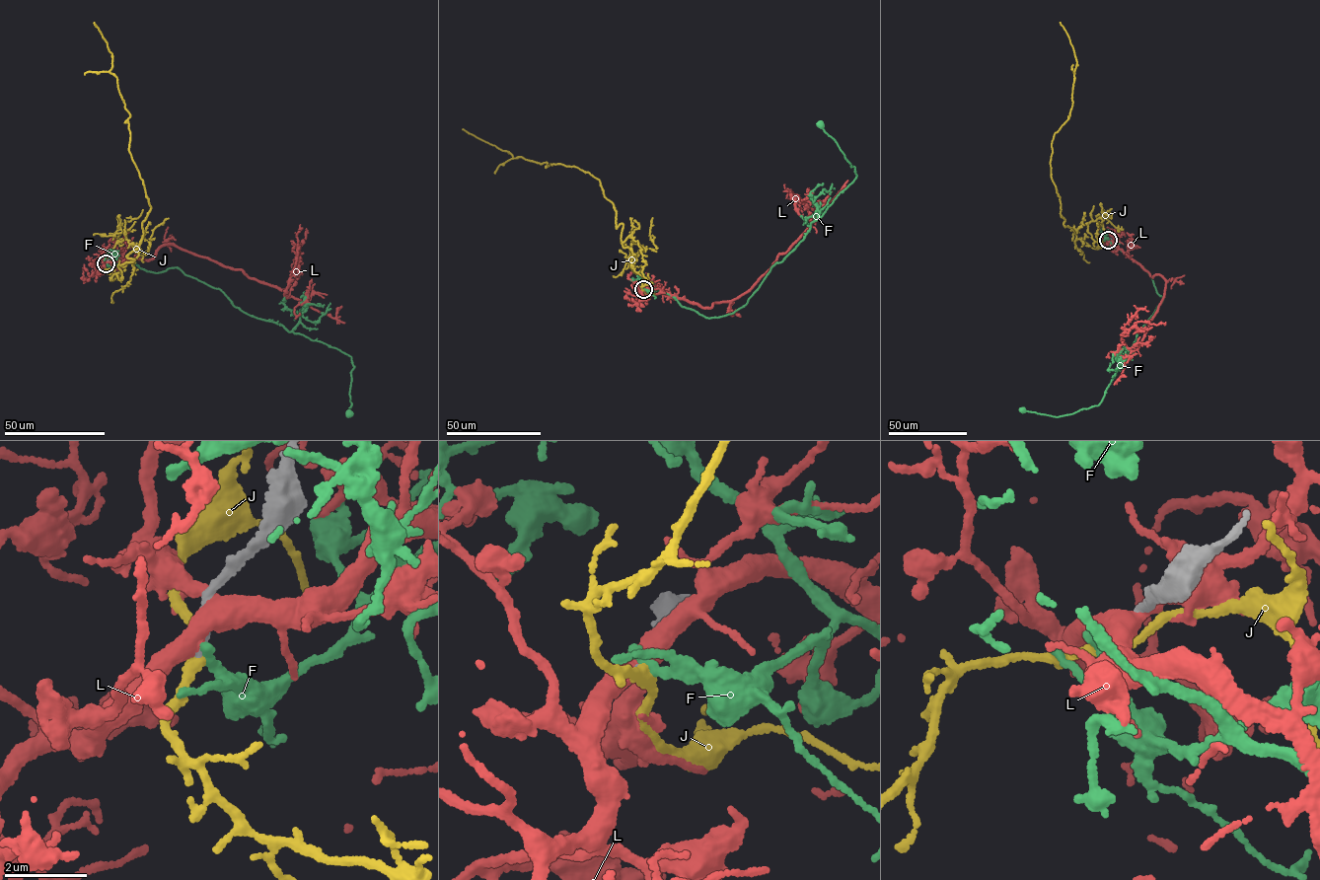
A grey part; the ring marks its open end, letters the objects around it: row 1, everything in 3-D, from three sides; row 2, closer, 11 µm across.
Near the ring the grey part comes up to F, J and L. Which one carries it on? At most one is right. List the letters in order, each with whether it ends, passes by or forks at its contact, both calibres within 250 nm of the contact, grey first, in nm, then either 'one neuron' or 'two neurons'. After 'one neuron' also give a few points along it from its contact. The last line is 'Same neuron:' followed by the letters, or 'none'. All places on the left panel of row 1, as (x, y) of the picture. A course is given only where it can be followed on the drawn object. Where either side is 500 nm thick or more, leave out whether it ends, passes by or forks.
F: it ends; calibres 200 and 260 nm; two neurons
J: it passes by; calibres 220 and 280 nm; two neurons
L: it forks; calibres 280 and 440 nm; two neurons
Same neuron: none

